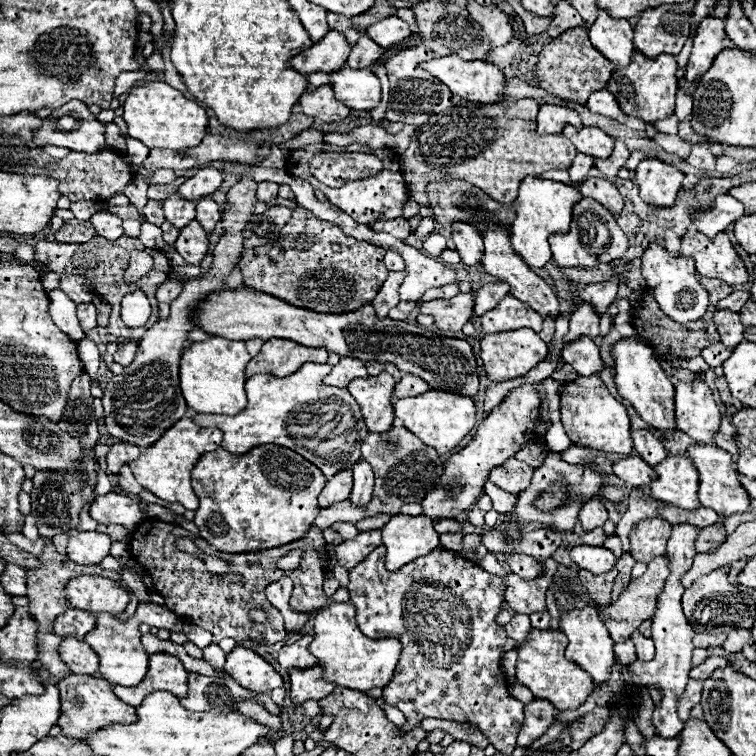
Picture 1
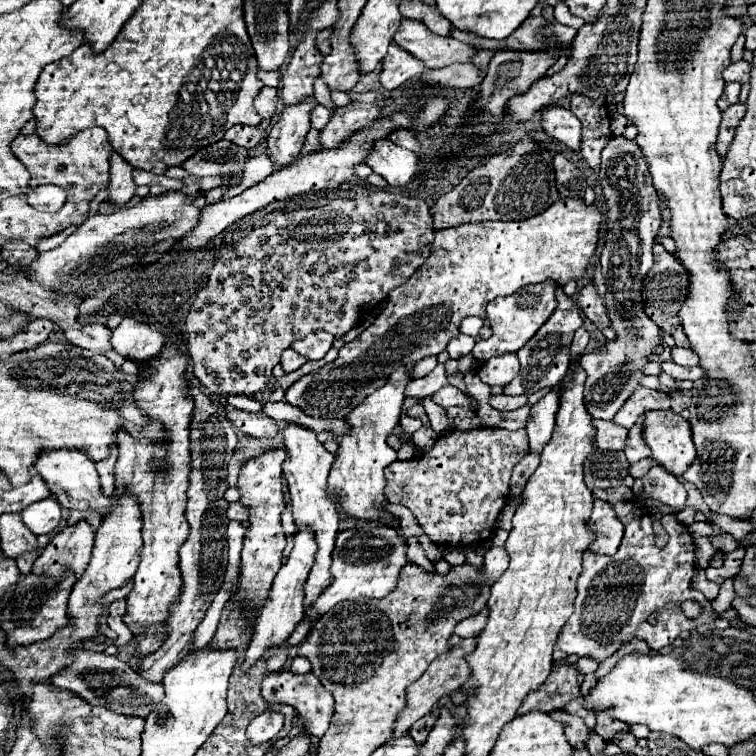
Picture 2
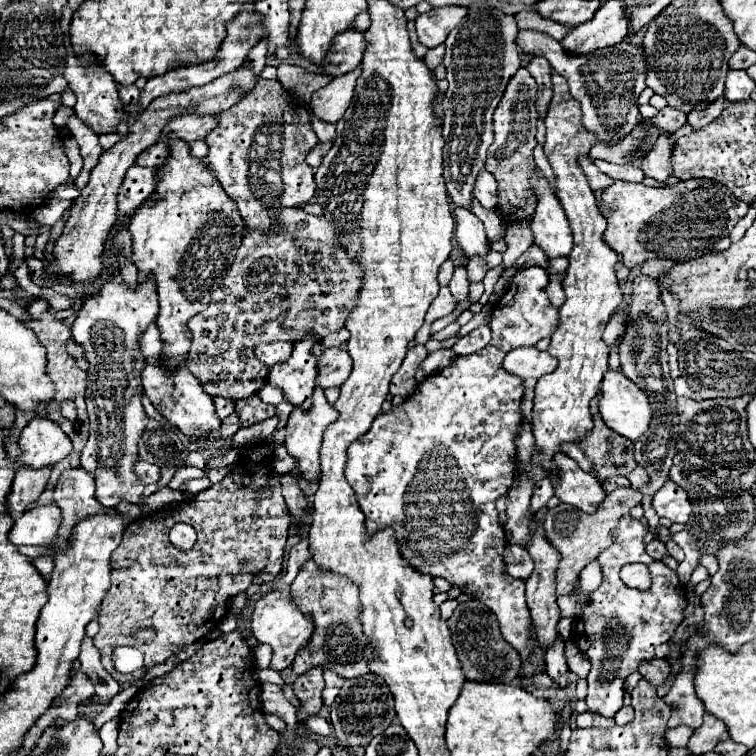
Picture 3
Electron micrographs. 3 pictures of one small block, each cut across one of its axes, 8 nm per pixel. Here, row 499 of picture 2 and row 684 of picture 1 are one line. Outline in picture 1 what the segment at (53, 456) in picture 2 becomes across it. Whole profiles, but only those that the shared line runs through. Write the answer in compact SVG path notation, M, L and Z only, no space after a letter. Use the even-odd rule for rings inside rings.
M68 674L66 678L58 680L58 690L62 702L62 714L58 718L58 726L62 728L62 734L68 738L82 738L86 736L86 732L92 732L94 728L102 728L112 722L126 724L134 720L134 706L114 696L112 684L102 678L94 678L90 674Z

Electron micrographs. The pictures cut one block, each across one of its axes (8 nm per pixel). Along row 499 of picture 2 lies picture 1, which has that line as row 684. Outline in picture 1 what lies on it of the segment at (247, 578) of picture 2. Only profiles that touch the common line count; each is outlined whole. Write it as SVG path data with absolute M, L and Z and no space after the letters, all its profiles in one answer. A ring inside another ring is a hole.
M234 646L226 654L224 672L252 692L268 692L284 686L282 676L262 656L244 646Z

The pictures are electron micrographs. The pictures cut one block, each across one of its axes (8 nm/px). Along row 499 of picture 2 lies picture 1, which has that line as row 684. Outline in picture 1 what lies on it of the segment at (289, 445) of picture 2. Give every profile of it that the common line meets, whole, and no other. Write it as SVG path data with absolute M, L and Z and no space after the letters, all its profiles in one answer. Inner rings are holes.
M318 666L306 670L290 668L288 672L290 672L290 698L294 704L326 698L336 688L336 684L330 684L322 678L322 668Z

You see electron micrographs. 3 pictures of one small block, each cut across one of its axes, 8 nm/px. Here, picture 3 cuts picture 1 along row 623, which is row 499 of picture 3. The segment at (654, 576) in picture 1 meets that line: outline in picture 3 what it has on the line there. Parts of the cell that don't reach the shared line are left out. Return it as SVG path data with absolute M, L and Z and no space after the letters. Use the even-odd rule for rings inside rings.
M616 488L612 490L604 502L598 506L594 514L586 514L574 506L568 504L558 504L556 508L550 508L544 520L546 536L550 544L560 552L560 564L556 572L556 594L572 594L574 586L578 582L578 574L584 566L588 566L592 560L598 558L598 554L614 544L614 530L618 528L618 522L622 516L630 512L632 506L638 506L642 502L642 492L636 488Z

